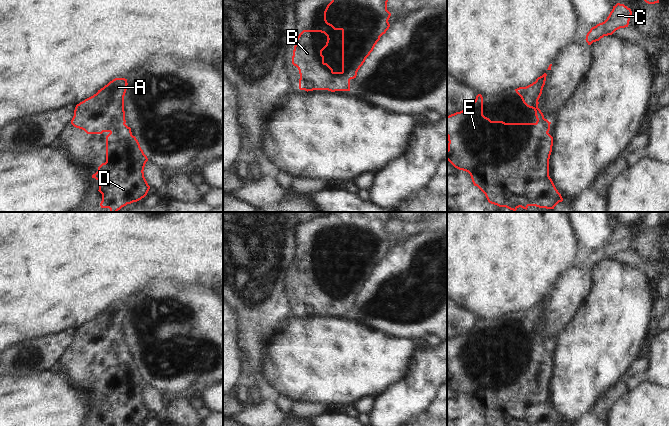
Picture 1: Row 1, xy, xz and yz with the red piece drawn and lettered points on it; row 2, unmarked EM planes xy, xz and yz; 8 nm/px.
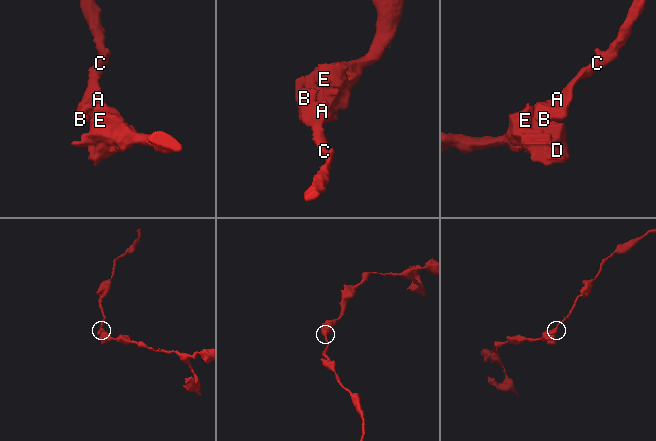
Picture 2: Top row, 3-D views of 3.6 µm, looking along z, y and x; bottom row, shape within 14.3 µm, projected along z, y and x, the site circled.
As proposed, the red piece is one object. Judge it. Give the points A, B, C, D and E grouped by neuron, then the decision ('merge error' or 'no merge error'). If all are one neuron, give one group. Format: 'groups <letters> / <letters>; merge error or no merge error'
groups A B C D E; no merge error

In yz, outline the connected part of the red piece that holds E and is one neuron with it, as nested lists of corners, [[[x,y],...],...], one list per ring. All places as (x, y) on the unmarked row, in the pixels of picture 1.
[[[547,298],[538,301],[535,306],[515,313],[523,327],[535,335],[535,347],[505,347],[491,345],[483,339],[483,321],[476,320],[468,332],[447,340],[448,373],[447,384],[457,393],[470,398],[474,410],[486,420],[488,426],[562,426],[563,422],[549,400],[549,383],[552,376],[553,361],[548,357],[550,348],[538,332]]]

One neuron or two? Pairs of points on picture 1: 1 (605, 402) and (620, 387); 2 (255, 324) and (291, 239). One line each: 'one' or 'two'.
1: one
2: one

